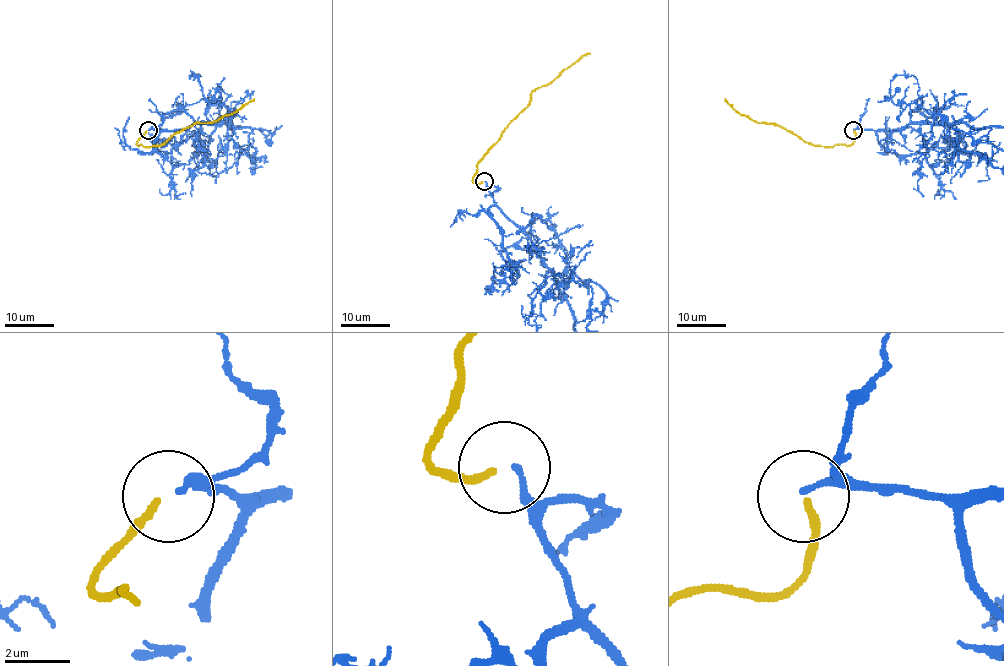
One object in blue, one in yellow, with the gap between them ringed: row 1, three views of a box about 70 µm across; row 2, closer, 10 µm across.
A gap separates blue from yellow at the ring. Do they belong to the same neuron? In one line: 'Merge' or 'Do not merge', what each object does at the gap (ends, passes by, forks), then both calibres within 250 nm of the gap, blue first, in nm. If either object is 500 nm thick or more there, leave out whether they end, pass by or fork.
Merge. At the ring blue ends. At the ring yellow ends. Thickness 180 nm (blue) against 220 nm

